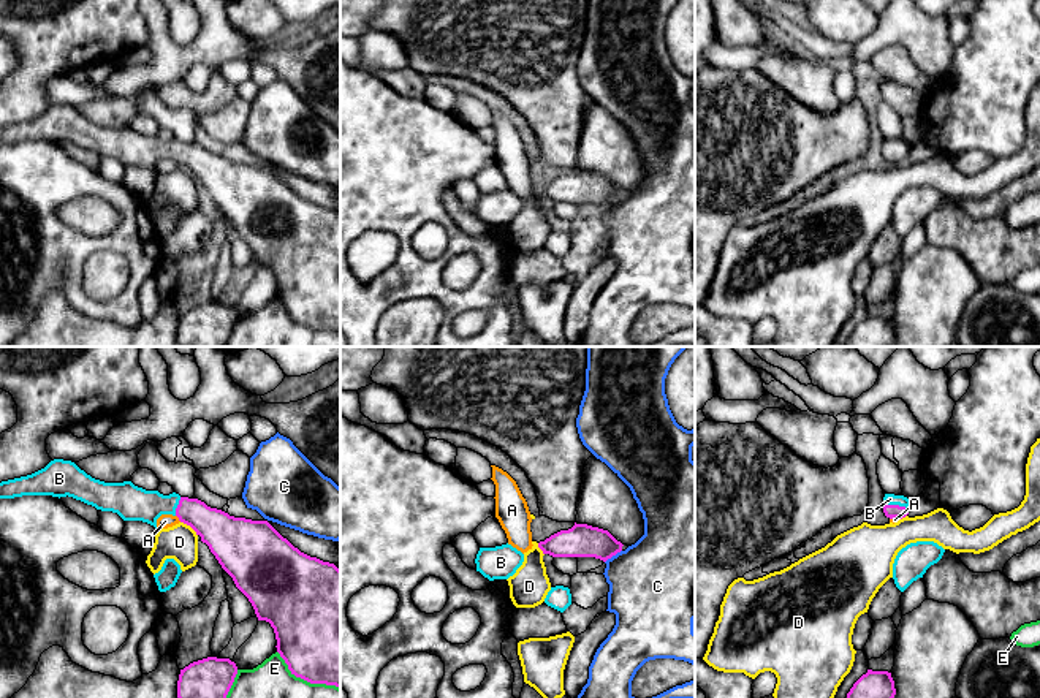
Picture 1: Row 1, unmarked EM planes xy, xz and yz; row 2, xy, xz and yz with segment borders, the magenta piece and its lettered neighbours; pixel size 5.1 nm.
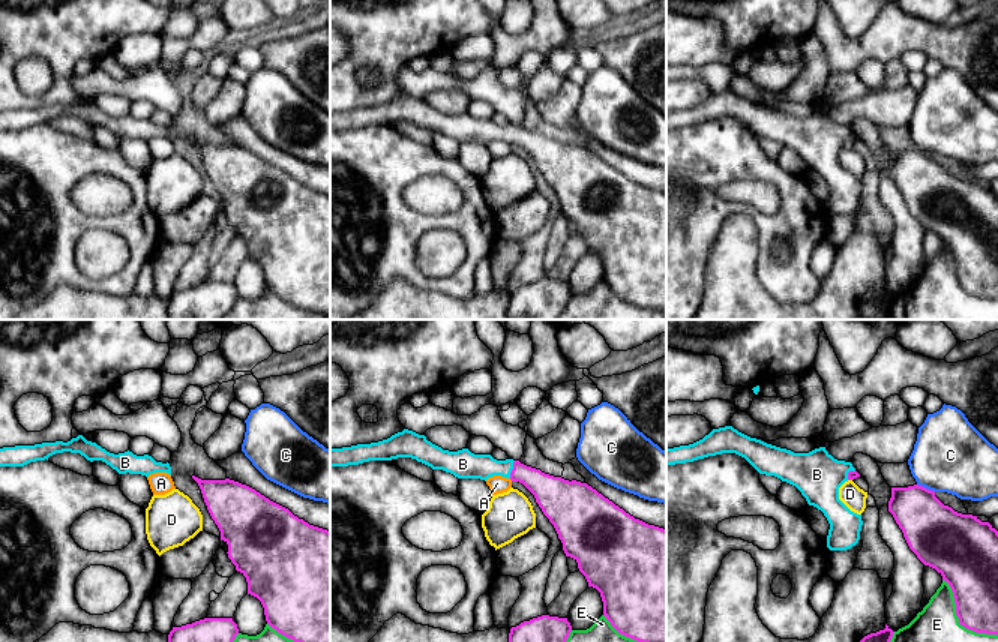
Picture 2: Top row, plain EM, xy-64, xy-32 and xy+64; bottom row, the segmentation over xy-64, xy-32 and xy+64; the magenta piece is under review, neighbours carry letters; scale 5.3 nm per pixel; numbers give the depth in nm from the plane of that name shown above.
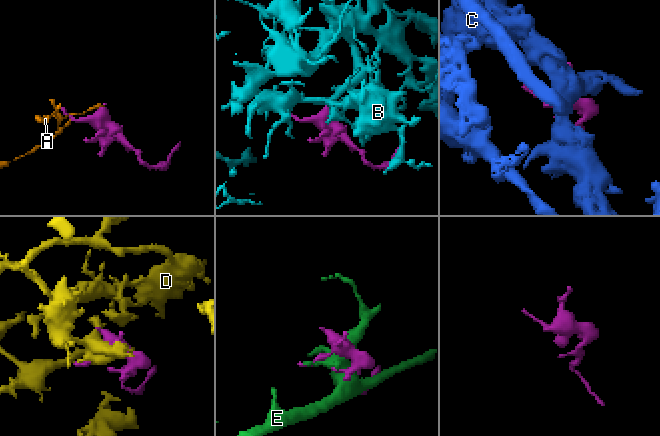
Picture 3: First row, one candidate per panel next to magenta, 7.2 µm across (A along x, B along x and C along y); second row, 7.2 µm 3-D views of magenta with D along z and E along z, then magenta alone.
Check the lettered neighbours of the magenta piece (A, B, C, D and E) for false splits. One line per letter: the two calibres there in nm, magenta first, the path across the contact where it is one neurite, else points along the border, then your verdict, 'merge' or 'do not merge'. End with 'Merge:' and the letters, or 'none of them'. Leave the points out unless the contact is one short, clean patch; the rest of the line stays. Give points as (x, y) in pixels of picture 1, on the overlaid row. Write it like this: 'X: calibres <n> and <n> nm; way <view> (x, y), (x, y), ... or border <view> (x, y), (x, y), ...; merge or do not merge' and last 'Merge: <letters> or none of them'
A: calibres 200 and 70 nm; border xy (176, 515), (181, 521); do not merge
B: calibres 70 and 60 nm; way yz (890, 512), (896, 505), (890, 499); merge
C: calibres 170 and 440 nm; do not merge
D: calibres 260 and 180 nm; do not merge
E: calibres 500 and 190 nm; do not merge
Merge: B

